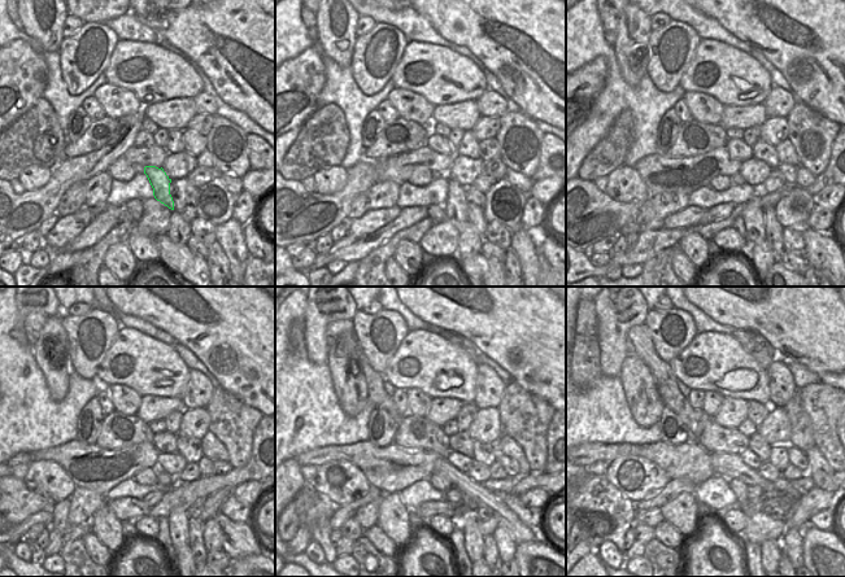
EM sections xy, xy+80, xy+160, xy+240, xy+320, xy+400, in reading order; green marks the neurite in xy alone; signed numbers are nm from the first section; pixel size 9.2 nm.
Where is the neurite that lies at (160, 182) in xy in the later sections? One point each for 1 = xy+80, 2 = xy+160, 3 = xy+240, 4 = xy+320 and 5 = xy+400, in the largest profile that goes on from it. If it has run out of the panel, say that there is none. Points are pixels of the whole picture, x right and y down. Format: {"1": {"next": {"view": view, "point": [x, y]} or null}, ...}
{"1": {"next": {"view": "xy+80", "point": [454, 206]}}, "2": {"next": {"view": "xy+160", "point": [753, 215]}}, "3": {"next": {"view": "xy+240", "point": [178, 520]}}, "4": {"next": {"view": "xy+320", "point": [474, 542]}}, "5": {"next": {"view": "xy+400", "point": [770, 550]}}}

